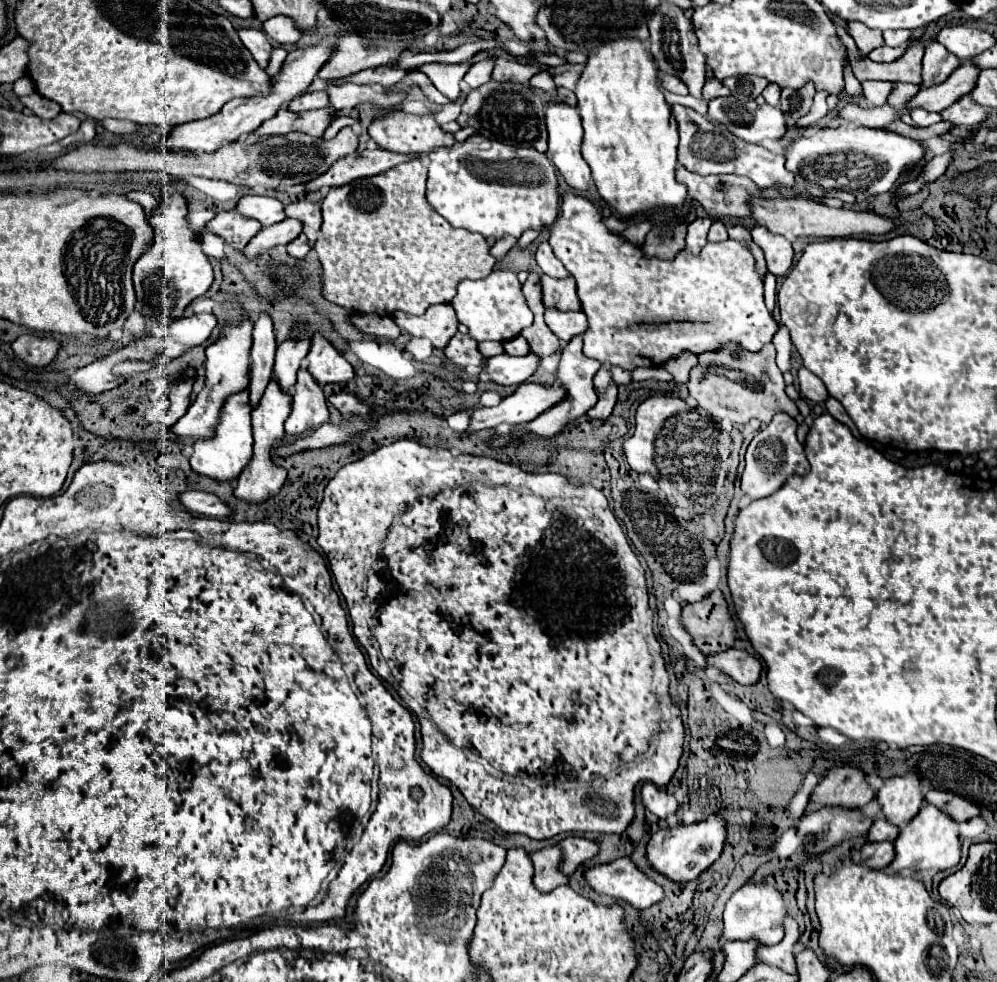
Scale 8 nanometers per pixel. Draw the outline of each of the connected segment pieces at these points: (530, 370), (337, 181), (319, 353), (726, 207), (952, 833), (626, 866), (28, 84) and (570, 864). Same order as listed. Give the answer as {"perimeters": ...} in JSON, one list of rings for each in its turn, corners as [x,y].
{"perimeters":[[[[529,352],[527,356],[491,356],[487,360],[485,370],[491,374],[491,380],[509,386],[509,384],[523,384],[527,382],[539,368],[539,356]]],[[[371,146],[363,152],[355,152],[353,156],[345,156],[345,160],[337,160],[323,176],[307,182],[307,190],[315,192],[323,186],[343,186],[349,184],[355,178],[365,178],[365,176],[375,176],[379,172],[385,172],[401,162],[409,162],[411,158],[417,156],[401,156],[397,152],[385,152],[383,148]]],[[[321,332],[313,334],[307,360],[309,360],[309,372],[321,386],[327,382],[347,384],[355,376],[353,366],[341,356],[341,352],[333,348],[333,344]]],[[[677,166],[677,176],[675,180],[679,184],[687,186],[689,198],[697,200],[711,218],[721,218],[721,216],[731,216],[731,218],[745,218],[751,216],[749,212],[749,200],[753,200],[753,196],[763,198],[761,190],[745,176],[735,176],[735,174],[719,174],[719,176],[699,176],[693,174],[689,170],[685,170],[683,166]]],[[[925,804],[921,812],[901,830],[899,838],[893,842],[895,844],[895,860],[887,866],[887,872],[901,872],[905,868],[939,868],[947,870],[959,864],[961,860],[961,840],[959,840],[959,826],[949,818],[945,812],[939,808]]],[[[631,858],[589,868],[585,878],[597,894],[609,894],[637,910],[645,910],[663,900],[663,888],[641,872]]],[[[23,76],[23,78],[19,78],[19,80],[15,80],[15,84],[13,84],[13,90],[15,90],[15,94],[17,96],[27,96],[27,94],[33,94],[33,82],[27,78],[27,76]]],[[[569,836],[559,844],[565,852],[565,860],[561,864],[561,870],[571,876],[579,866],[583,866],[587,860],[593,860],[599,854],[597,842],[591,842],[581,836]]]]}

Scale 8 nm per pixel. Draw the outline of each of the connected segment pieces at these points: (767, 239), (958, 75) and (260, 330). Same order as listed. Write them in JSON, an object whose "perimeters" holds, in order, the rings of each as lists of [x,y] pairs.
{"perimeters":[[[[755,226],[751,230],[753,240],[763,248],[767,258],[767,270],[775,276],[783,276],[793,260],[793,248],[791,242],[785,236],[777,236],[769,232],[765,226]]],[[[965,60],[943,84],[921,88],[919,94],[907,104],[907,108],[911,110],[919,106],[929,112],[943,112],[945,108],[949,108],[951,104],[955,104],[959,98],[967,96],[975,88],[979,72],[981,72],[979,68],[973,68],[973,64]]],[[[259,314],[259,320],[253,324],[253,346],[251,346],[251,406],[257,406],[273,372],[273,358],[277,350],[273,320],[269,314]]]]}

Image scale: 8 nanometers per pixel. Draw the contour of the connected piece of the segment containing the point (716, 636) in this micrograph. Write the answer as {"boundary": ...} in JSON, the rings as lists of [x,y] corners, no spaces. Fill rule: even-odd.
{"boundary":[[[715,590],[703,602],[687,604],[681,620],[705,656],[725,652],[733,648],[733,642],[737,640],[737,628],[721,590]]]}

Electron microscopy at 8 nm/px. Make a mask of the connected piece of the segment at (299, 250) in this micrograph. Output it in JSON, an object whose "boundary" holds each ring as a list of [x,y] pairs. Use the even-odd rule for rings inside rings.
{"boundary":[[[305,234],[297,236],[293,242],[287,244],[287,252],[289,252],[293,258],[297,258],[297,260],[305,258],[305,254],[307,254],[309,250],[311,250],[311,246],[309,246],[309,240],[307,240]]]}

